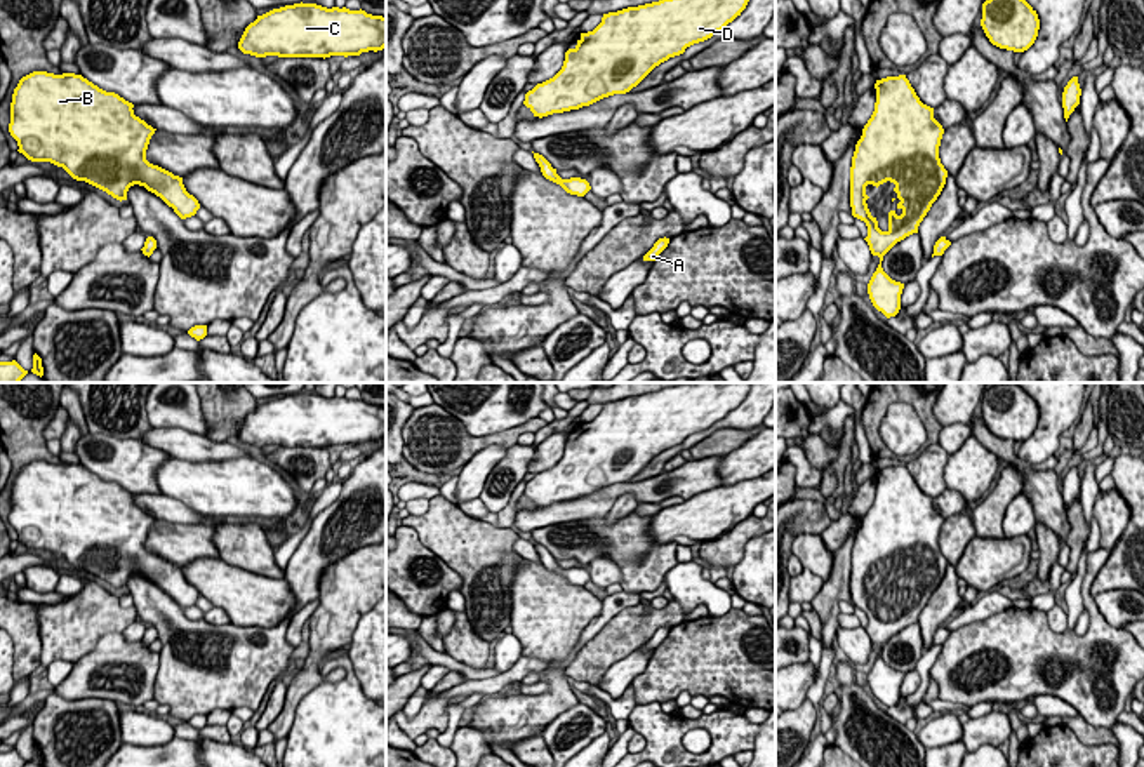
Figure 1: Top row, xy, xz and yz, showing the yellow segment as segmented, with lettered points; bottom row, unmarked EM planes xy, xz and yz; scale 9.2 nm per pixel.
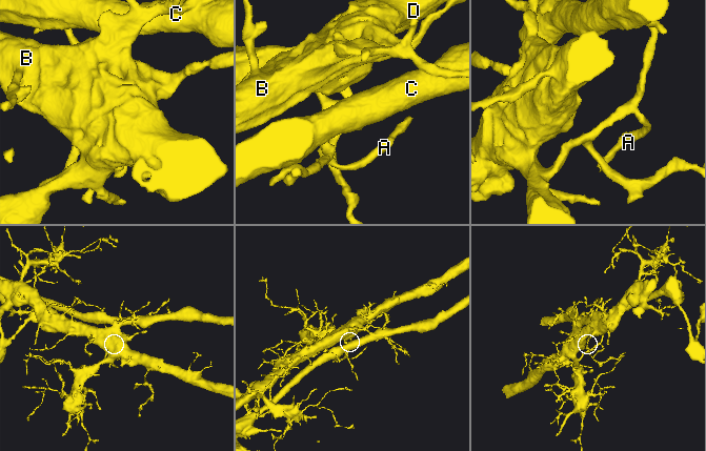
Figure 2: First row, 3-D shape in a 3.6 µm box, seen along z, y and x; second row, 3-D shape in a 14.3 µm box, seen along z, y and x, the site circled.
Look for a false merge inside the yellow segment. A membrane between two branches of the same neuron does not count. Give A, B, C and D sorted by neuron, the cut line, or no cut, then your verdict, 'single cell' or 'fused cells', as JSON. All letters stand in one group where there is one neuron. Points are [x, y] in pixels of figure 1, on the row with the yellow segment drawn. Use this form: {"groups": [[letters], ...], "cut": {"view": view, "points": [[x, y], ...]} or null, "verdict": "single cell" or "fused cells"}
{"groups": [["A", "C"], ["B", "D"]], "cut": {"view": "xy", "points": [[148, 239], [145, 246], [152, 251]]}, "verdict": "fused cells"}

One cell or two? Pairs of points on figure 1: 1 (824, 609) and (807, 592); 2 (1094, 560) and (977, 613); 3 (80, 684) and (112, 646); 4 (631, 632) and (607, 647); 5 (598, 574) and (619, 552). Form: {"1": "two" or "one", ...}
{"1": "two", "2": "two", "3": "one", "4": "one", "5": "two"}

